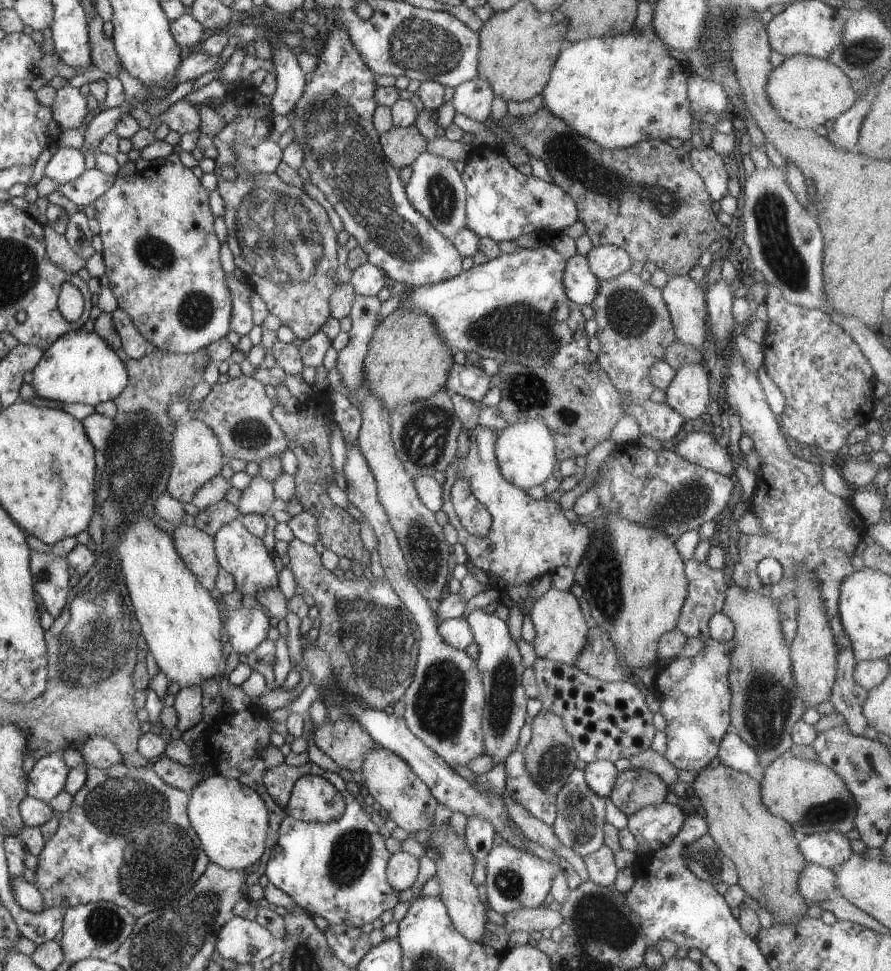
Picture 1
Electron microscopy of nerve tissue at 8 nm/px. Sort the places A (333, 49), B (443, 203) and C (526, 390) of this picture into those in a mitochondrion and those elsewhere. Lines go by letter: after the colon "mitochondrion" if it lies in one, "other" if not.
A: other
B: mitochondrion
C: mitochondrion

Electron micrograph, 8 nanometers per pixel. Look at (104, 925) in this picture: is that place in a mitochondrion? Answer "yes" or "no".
yes

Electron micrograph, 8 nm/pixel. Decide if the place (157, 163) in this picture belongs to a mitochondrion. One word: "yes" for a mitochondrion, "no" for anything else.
no

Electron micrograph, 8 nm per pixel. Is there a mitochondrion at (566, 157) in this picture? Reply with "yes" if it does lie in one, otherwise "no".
yes

